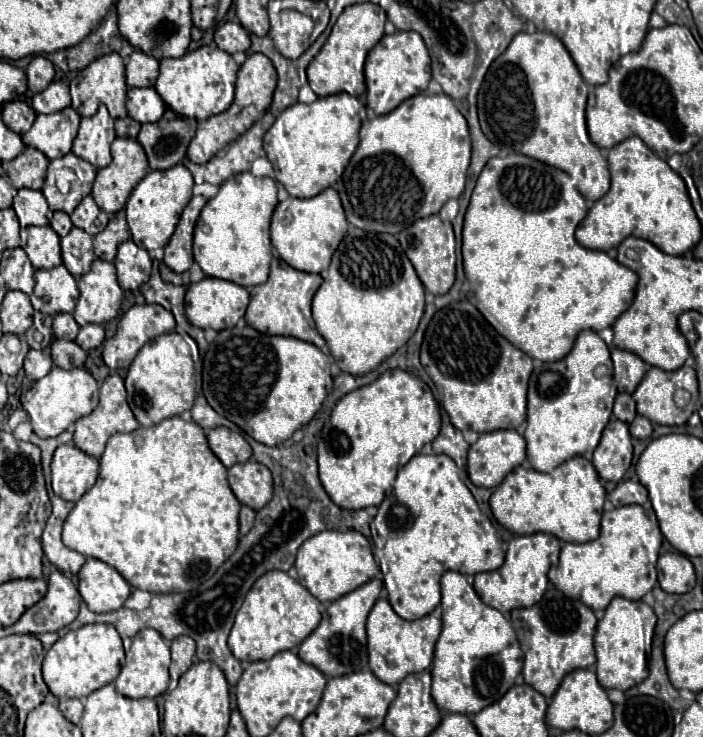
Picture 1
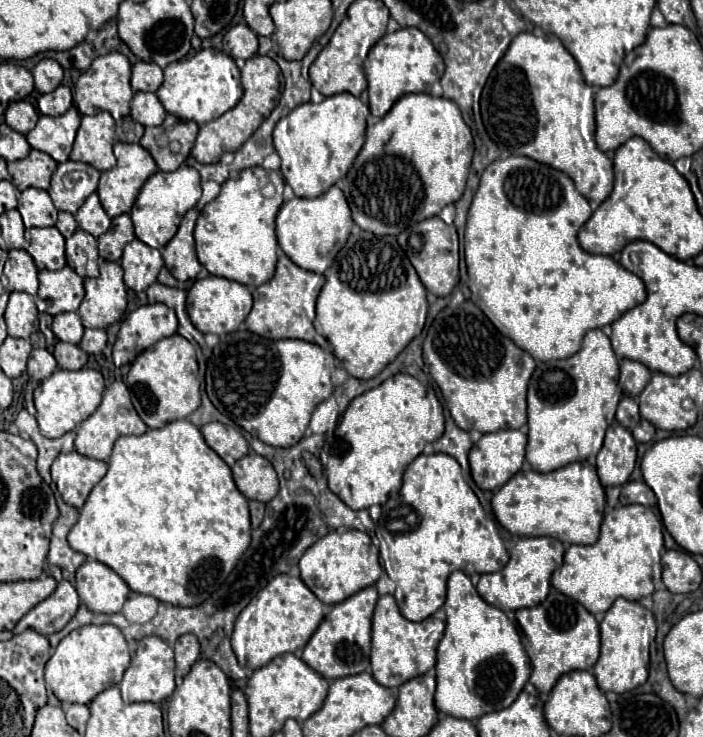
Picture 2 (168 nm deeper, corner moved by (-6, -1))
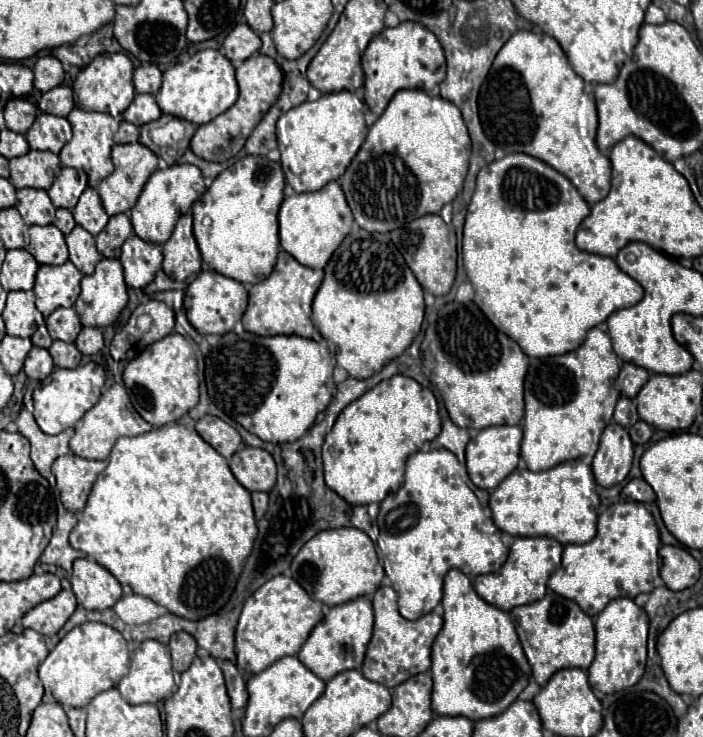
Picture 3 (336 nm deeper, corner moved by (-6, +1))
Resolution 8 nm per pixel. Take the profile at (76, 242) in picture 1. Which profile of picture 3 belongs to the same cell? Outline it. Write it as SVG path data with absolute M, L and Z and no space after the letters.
M77 225L65 239L69 247L69 261L83 275L91 275L95 271L97 261L101 259L101 253L95 247L95 237L89 231L85 231L81 225Z

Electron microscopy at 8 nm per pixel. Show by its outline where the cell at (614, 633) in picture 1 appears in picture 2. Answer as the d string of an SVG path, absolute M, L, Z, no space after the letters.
M617 599L601 621L601 657L595 663L595 677L601 691L625 693L647 681L649 645L656 637L657 623L653 613L637 601Z

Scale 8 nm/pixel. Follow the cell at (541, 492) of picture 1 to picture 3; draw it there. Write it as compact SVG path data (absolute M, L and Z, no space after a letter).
M581 461L561 463L547 471L533 473L529 469L515 469L505 477L489 497L489 507L495 525L515 537L551 537L561 545L589 543L597 533L599 495L591 467Z

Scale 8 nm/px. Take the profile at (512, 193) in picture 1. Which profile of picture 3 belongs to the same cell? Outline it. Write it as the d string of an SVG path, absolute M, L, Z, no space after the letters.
M511 153L505 155L501 161L493 161L487 167L483 167L477 175L477 187L473 193L473 199L469 203L467 209L467 219L465 219L465 229L463 229L463 265L467 271L467 277L475 289L475 295L479 299L479 303L483 303L493 319L499 323L499 331L503 331L505 335L509 335L513 341L519 343L519 347L523 349L525 355L529 357L551 357L551 355L563 355L569 351L575 351L583 341L589 329L593 329L595 325L603 323L613 311L617 309L625 309L631 307L635 303L641 301L641 285L631 279L629 275L625 275L615 259L611 257L601 257L601 255L593 255L593 253L585 253L581 249L577 249L575 245L575 231L579 227L579 223L589 215L589 205L585 203L585 199L579 195L579 191L569 183L569 179L565 175L561 175L559 171L555 171L553 167L549 167L547 163L543 163L541 159L535 159L527 153Z

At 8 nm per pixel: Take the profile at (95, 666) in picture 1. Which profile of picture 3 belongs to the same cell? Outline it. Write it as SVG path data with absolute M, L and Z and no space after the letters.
M83 623L71 629L47 655L39 667L39 679L51 689L57 703L69 707L87 707L95 695L117 687L127 671L129 649L123 635L105 623Z

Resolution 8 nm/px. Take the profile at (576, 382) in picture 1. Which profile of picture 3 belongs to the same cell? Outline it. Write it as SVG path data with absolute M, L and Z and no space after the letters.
M593 327L587 333L585 343L577 351L557 357L531 359L525 377L525 423L523 423L523 441L521 441L521 459L527 463L529 471L543 471L563 461L595 455L599 437L603 429L611 423L613 409L619 399L619 391L615 389L617 373L619 373L619 359L611 347L611 339L605 331L597 327Z

